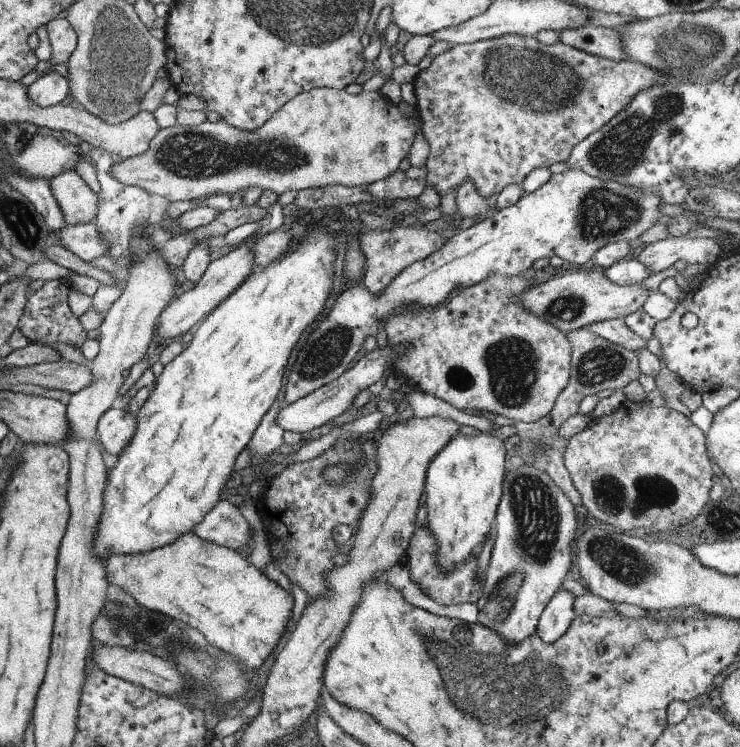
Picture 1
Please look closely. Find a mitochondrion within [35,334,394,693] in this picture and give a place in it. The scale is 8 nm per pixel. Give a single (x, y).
(157, 630)

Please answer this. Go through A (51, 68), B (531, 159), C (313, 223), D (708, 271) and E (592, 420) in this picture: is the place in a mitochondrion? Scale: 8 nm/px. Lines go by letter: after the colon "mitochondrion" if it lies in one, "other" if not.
A: other
B: other
C: other
D: other
E: other

